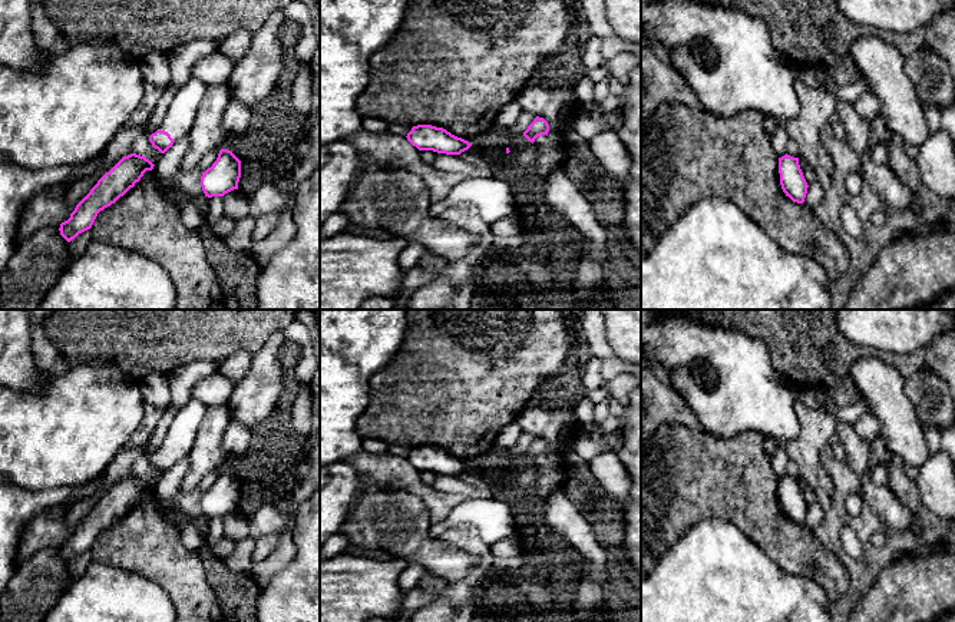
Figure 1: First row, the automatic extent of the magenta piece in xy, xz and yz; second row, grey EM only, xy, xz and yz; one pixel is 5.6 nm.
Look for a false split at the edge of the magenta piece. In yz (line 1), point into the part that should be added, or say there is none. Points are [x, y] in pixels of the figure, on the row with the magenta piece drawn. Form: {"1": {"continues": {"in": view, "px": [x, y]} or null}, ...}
{"1": {"continues": null}}

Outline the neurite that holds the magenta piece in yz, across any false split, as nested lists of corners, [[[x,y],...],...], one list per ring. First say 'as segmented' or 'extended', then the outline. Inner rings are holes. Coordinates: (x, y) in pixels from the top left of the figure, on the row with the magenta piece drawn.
as segmented; [[[784,155],[779,158],[780,185],[786,196],[793,202],[803,204],[807,193],[807,182],[799,165],[799,158]]]

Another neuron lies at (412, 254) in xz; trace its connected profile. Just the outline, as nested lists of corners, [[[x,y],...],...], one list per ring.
[[[407,244],[404,251],[399,255],[399,267],[403,272],[407,272],[417,264],[426,248],[422,244]]]

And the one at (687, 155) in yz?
[[[662,103],[641,125],[641,258],[648,255],[665,231],[690,208],[705,198],[733,202],[783,249],[819,262],[830,282],[839,279],[850,258],[842,241],[829,231],[804,204],[793,202],[781,189],[779,156],[771,136],[764,129],[764,116],[744,110],[731,118],[720,118],[683,103]]]

